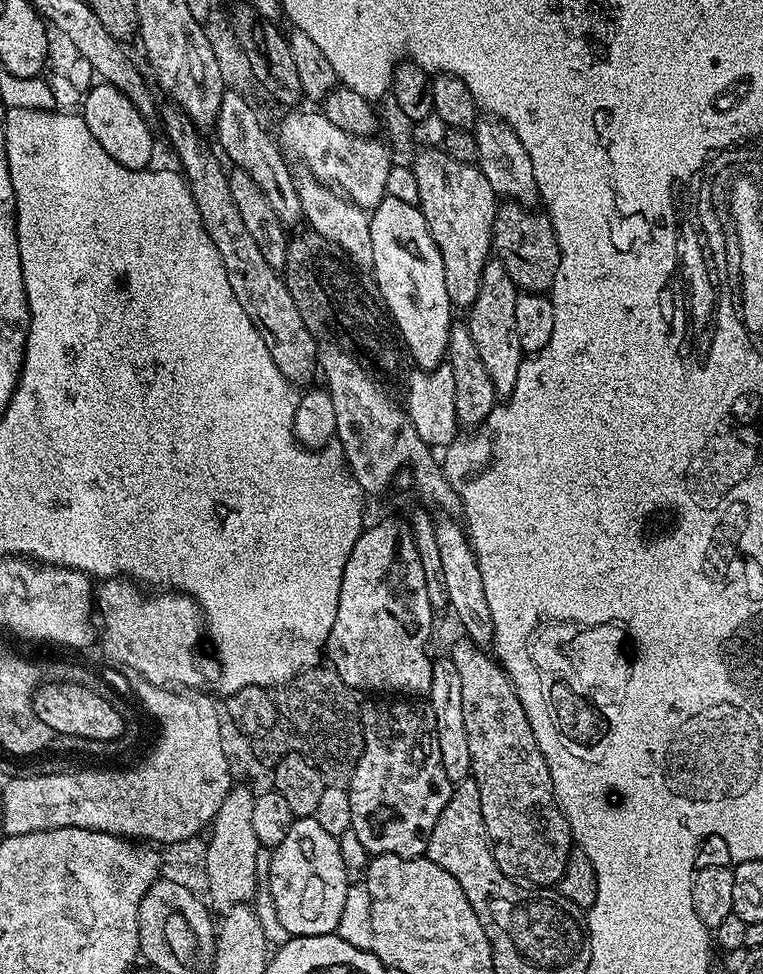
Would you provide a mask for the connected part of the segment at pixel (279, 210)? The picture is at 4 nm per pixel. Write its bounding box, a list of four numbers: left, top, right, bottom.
[214,90,304,229]

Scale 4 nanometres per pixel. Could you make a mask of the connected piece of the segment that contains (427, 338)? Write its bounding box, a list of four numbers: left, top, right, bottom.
[368,196,454,368]

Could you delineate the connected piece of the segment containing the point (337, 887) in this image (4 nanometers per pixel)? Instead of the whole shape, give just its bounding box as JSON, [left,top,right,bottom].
[268,816,350,937]

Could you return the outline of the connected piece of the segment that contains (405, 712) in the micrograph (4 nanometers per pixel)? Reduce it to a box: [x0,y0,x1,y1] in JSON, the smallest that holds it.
[346,698,453,856]

